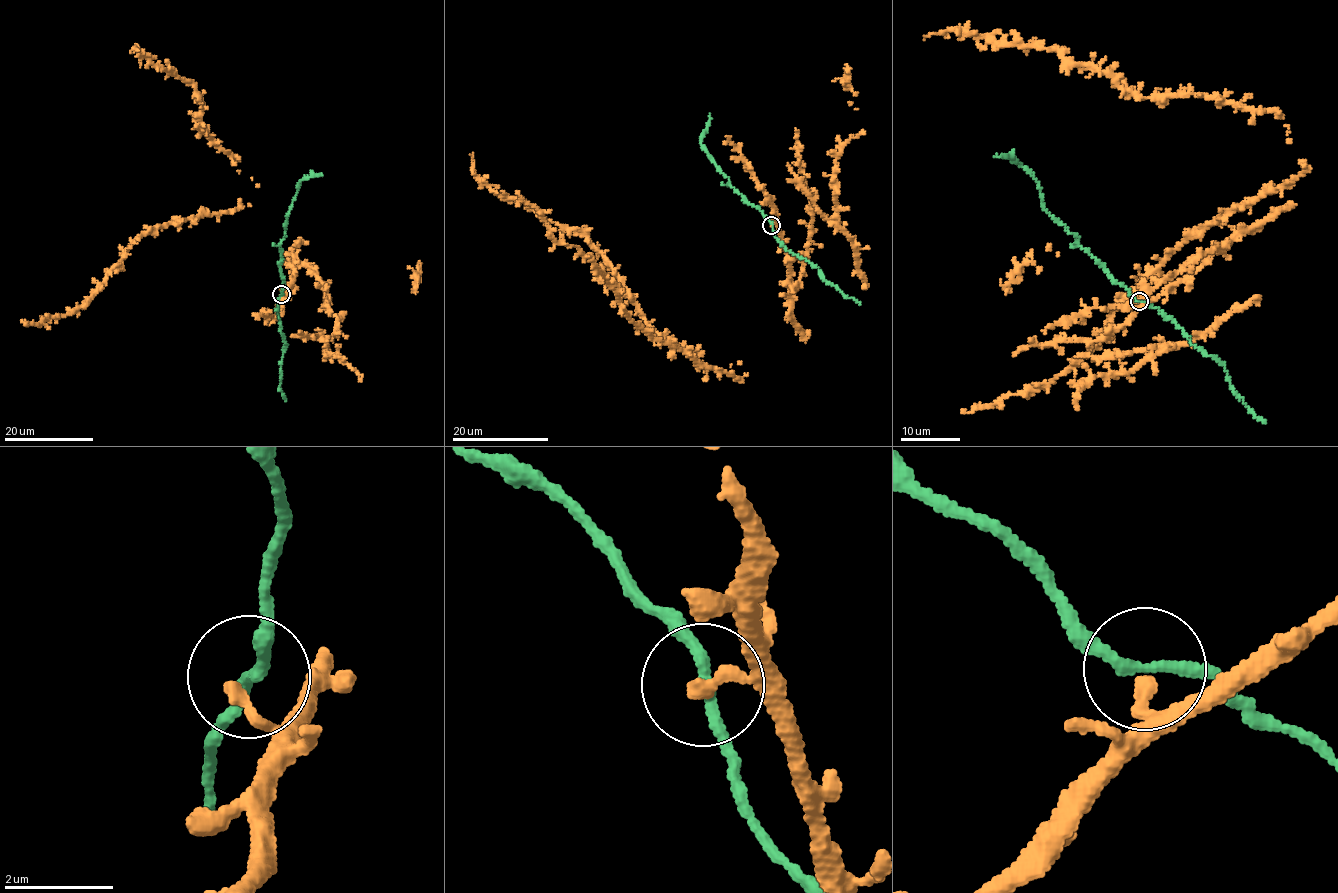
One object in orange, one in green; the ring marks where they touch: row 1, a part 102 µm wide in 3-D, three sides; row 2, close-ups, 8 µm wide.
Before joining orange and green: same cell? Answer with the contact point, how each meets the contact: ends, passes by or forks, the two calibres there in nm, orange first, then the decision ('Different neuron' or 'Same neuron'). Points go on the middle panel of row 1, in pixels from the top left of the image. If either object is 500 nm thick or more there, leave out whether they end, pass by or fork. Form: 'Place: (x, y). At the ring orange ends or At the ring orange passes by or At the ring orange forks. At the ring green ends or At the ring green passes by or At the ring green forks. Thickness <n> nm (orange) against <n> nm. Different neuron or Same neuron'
Place: (771, 225). At the ring orange ends. At the ring green passes by. Thickness 240 nm (orange) against 190 nm. Same neuron

